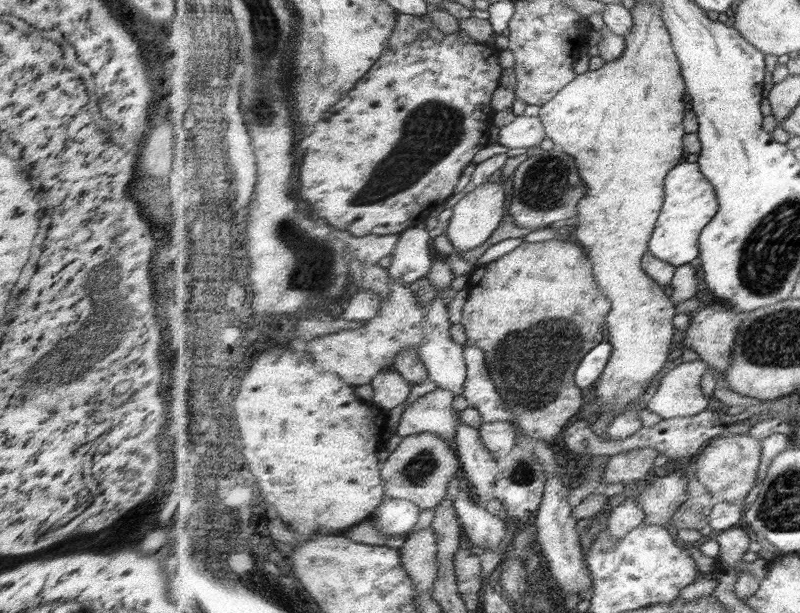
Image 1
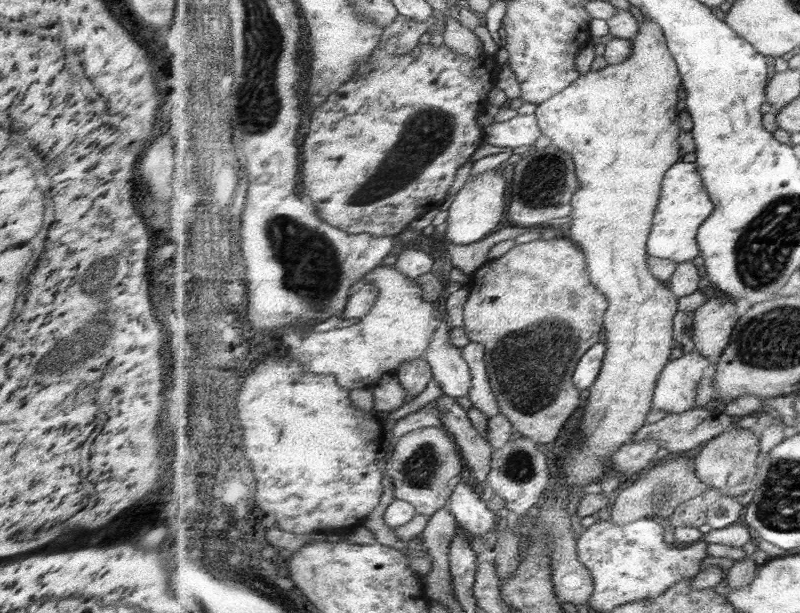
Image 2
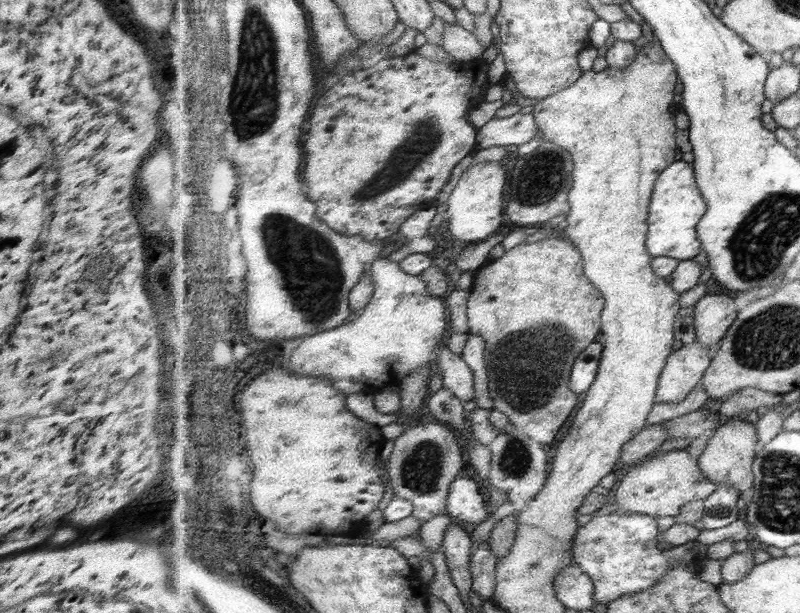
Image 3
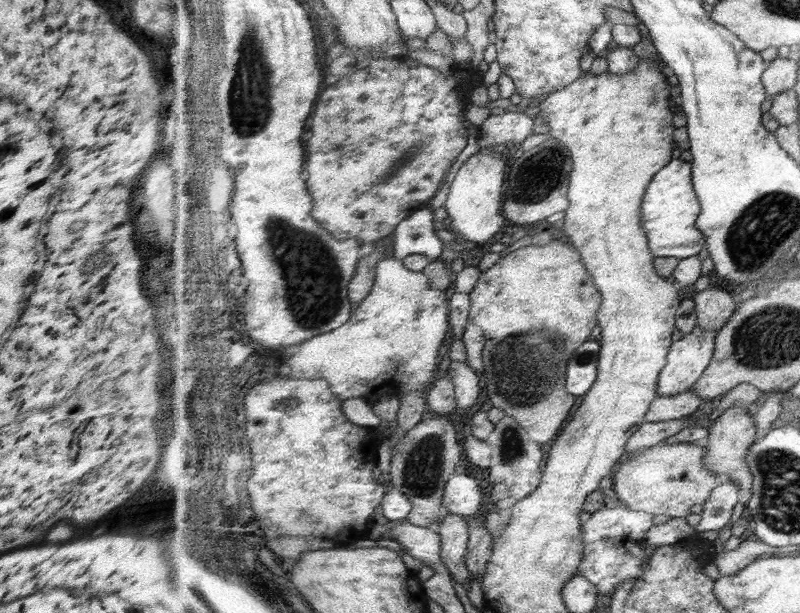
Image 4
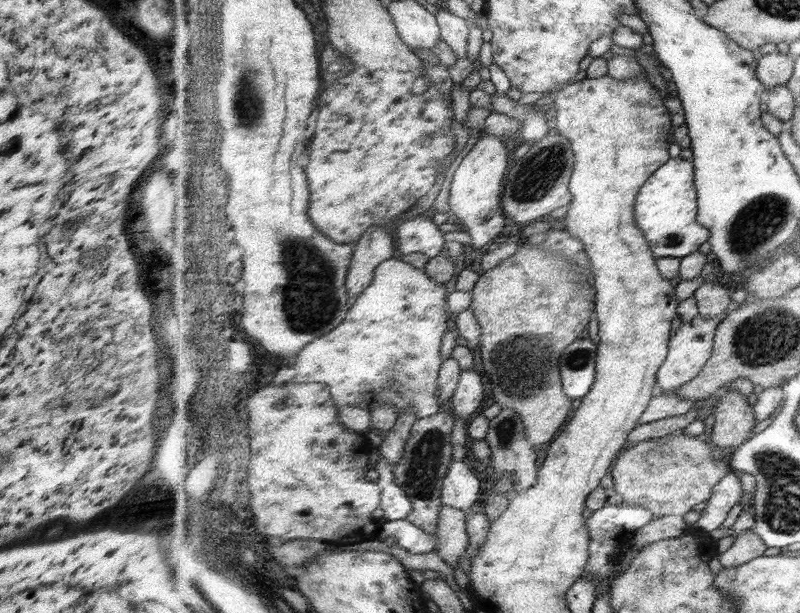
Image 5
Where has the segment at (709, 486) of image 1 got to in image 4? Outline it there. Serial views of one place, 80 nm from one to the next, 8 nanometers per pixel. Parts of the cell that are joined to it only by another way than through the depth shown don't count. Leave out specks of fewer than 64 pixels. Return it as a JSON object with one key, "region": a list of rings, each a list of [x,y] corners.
{"region":[[[745,407],[727,409],[715,422],[708,427],[708,446],[706,447],[707,468],[715,475],[729,475],[733,483],[737,483],[739,490],[751,491],[754,486],[754,474],[747,464],[747,455],[751,447],[758,442],[760,436],[755,426],[755,416],[749,416]]]}

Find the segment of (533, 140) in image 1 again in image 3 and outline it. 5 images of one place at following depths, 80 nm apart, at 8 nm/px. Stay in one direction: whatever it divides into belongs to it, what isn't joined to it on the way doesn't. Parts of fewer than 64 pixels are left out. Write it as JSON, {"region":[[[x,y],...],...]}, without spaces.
{"region":[[[515,113],[510,117],[493,119],[483,128],[478,129],[477,149],[492,146],[523,146],[531,142],[540,128],[536,116],[531,113]]]}

